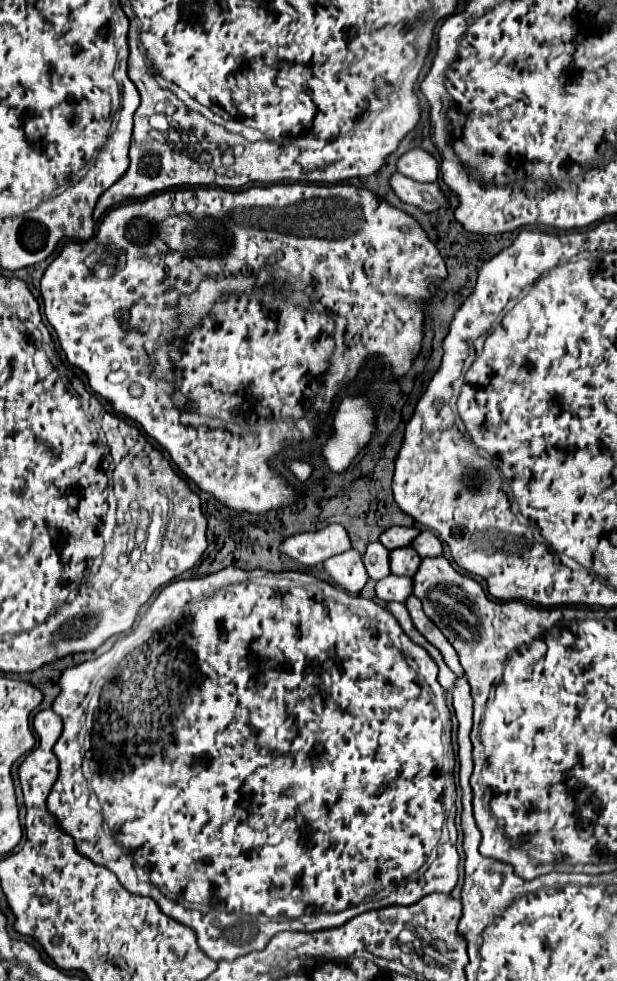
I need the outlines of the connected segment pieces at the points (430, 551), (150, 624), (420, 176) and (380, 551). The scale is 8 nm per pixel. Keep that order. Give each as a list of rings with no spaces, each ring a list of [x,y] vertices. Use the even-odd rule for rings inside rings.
[[[423,530],[417,538],[415,544],[411,544],[415,550],[419,550],[419,554],[425,556],[443,556],[443,542],[429,530]]]
[[[227,566],[215,574],[209,574],[209,576],[203,576],[203,578],[193,578],[193,580],[177,580],[177,582],[171,582],[167,584],[159,596],[153,600],[153,604],[149,606],[149,610],[139,618],[139,622],[125,634],[117,640],[117,644],[113,646],[113,650],[109,650],[109,654],[100,656],[97,659],[92,659],[79,664],[79,666],[73,666],[73,668],[67,668],[59,680],[59,686],[61,686],[61,694],[57,696],[57,700],[53,702],[53,710],[61,716],[63,720],[63,734],[61,738],[57,740],[53,752],[59,760],[59,778],[47,798],[47,808],[49,812],[59,820],[59,826],[73,836],[75,844],[77,844],[77,850],[91,858],[95,864],[101,864],[105,868],[109,868],[117,878],[119,882],[133,894],[141,894],[141,896],[149,896],[153,898],[159,908],[171,916],[173,920],[189,926],[195,930],[197,934],[197,942],[201,946],[201,950],[213,958],[215,962],[219,960],[235,960],[243,954],[249,954],[253,950],[263,950],[267,946],[267,942],[283,932],[283,930],[307,930],[307,932],[315,932],[315,930],[325,930],[325,928],[335,928],[335,926],[343,926],[345,922],[349,922],[351,918],[363,914],[363,912],[369,912],[369,910],[377,910],[381,906],[393,906],[393,904],[401,904],[401,906],[409,906],[409,904],[415,904],[417,900],[421,900],[423,896],[427,894],[433,894],[433,892],[443,892],[443,894],[449,894],[455,884],[458,881],[458,866],[459,866],[459,854],[456,849],[457,843],[457,829],[455,824],[456,808],[455,808],[455,780],[453,780],[453,768],[455,768],[455,756],[453,756],[453,748],[451,748],[451,720],[449,720],[449,708],[445,704],[445,692],[441,688],[441,684],[437,682],[437,664],[433,662],[425,648],[417,646],[415,642],[411,642],[405,632],[399,628],[397,620],[391,616],[391,612],[387,612],[381,604],[373,602],[373,600],[365,600],[361,596],[353,596],[353,594],[347,594],[345,590],[341,588],[335,588],[331,586],[329,582],[325,580],[319,580],[311,574],[303,574],[303,572],[279,572],[279,574],[273,574],[273,572],[267,572],[267,570],[251,570],[251,572],[245,572],[245,570],[239,570],[235,566]],[[87,716],[87,724],[85,724],[85,758],[93,762],[93,782],[88,782],[87,778],[83,778],[83,772],[81,769],[84,754],[82,753],[82,746],[77,740],[77,734],[79,734],[79,728],[84,725]]]
[[[413,148],[403,154],[397,168],[403,176],[413,178],[417,182],[437,182],[439,176],[437,160],[423,148]]]
[[[373,542],[367,546],[363,562],[365,562],[365,568],[373,580],[381,580],[391,574],[389,550],[381,542]]]

